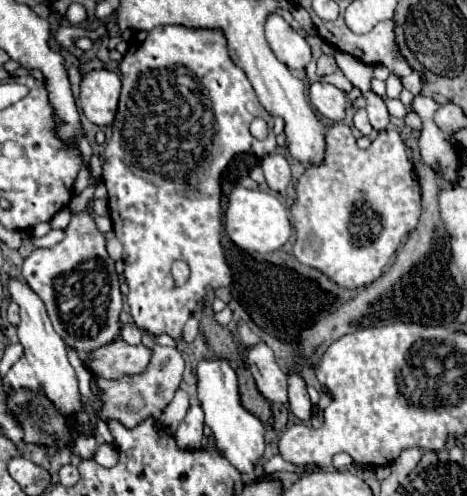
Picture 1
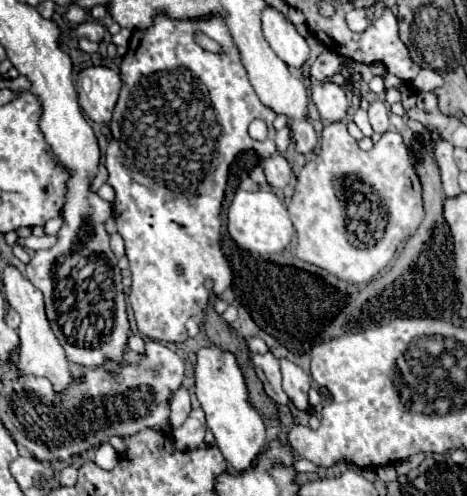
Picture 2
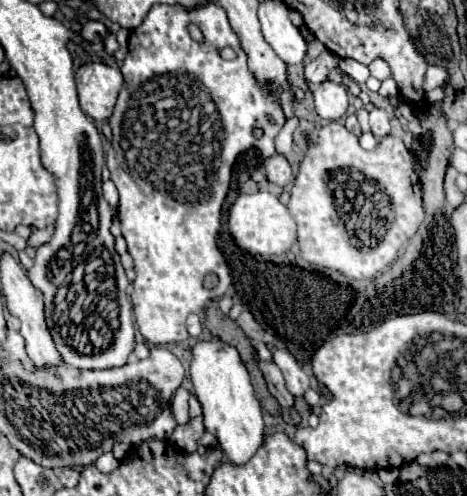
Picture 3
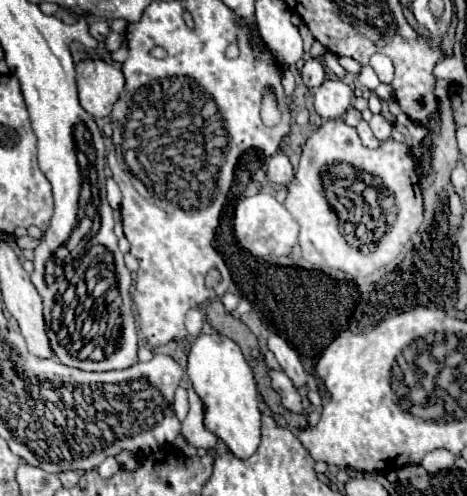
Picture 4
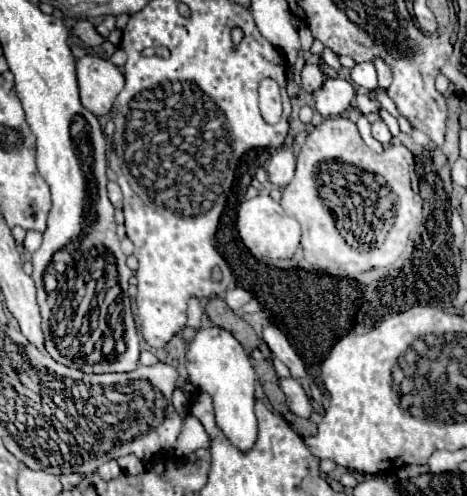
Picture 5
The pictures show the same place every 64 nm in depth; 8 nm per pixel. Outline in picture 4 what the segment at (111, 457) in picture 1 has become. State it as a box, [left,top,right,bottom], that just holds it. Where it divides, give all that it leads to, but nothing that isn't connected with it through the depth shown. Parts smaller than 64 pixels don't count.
[98,458,120,478]

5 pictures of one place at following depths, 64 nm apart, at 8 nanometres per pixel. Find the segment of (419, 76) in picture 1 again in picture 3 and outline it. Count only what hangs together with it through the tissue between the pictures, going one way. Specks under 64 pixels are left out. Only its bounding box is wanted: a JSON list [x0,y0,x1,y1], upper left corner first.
[426,66,448,90]

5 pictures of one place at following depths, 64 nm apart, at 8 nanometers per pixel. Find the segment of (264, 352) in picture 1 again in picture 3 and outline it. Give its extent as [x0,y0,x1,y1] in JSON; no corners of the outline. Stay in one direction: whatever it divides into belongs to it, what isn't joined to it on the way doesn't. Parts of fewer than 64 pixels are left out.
[260,362,294,406]

